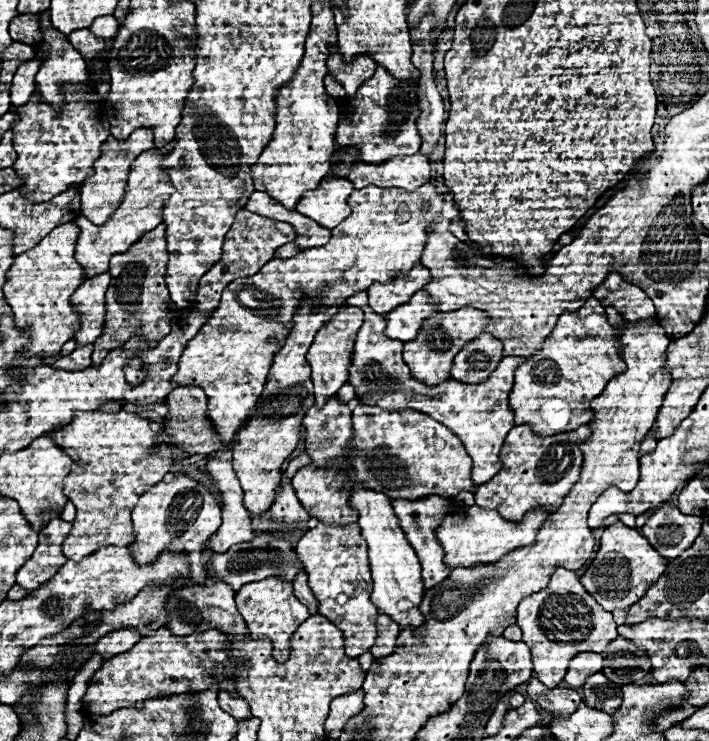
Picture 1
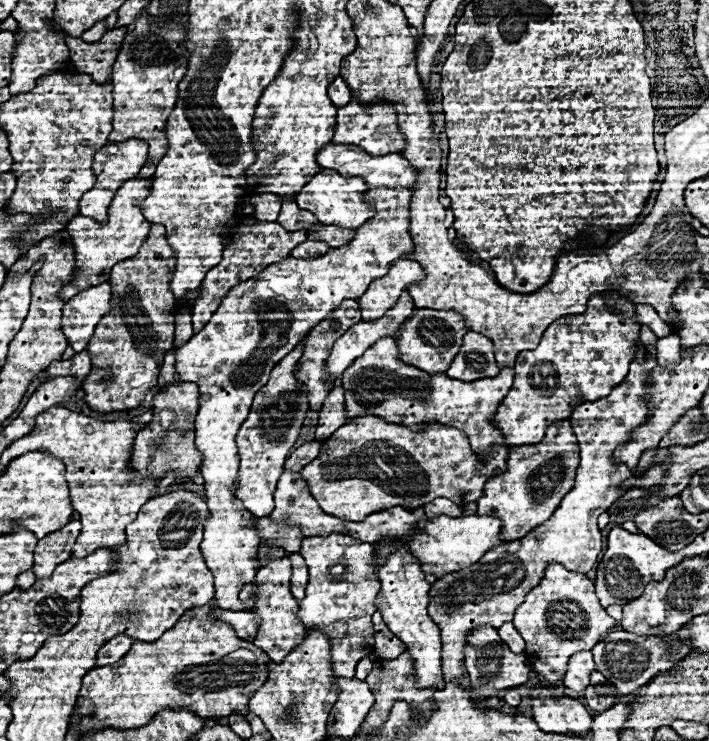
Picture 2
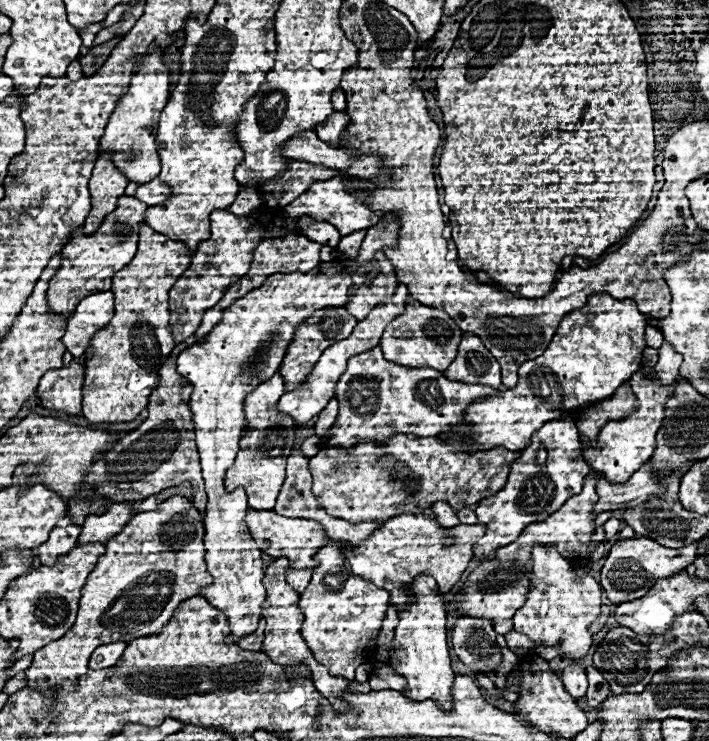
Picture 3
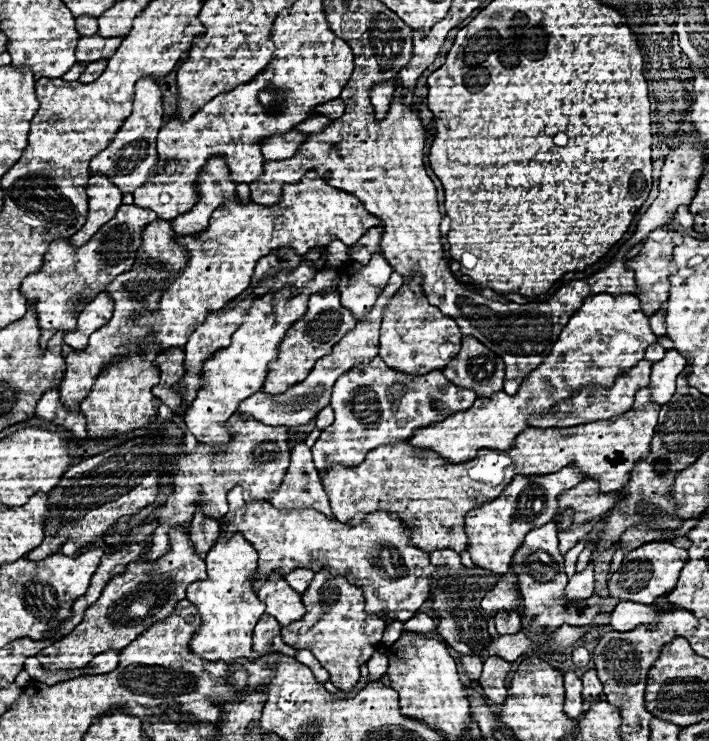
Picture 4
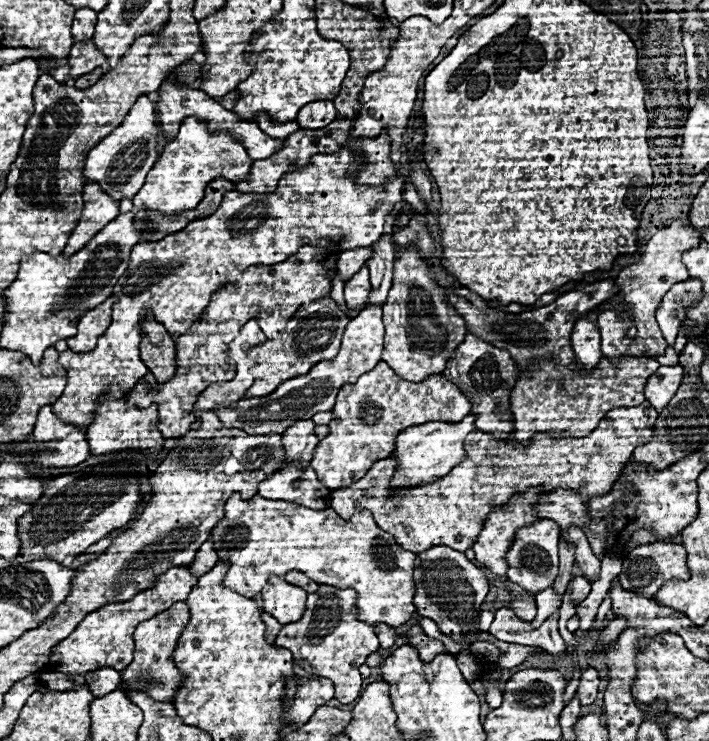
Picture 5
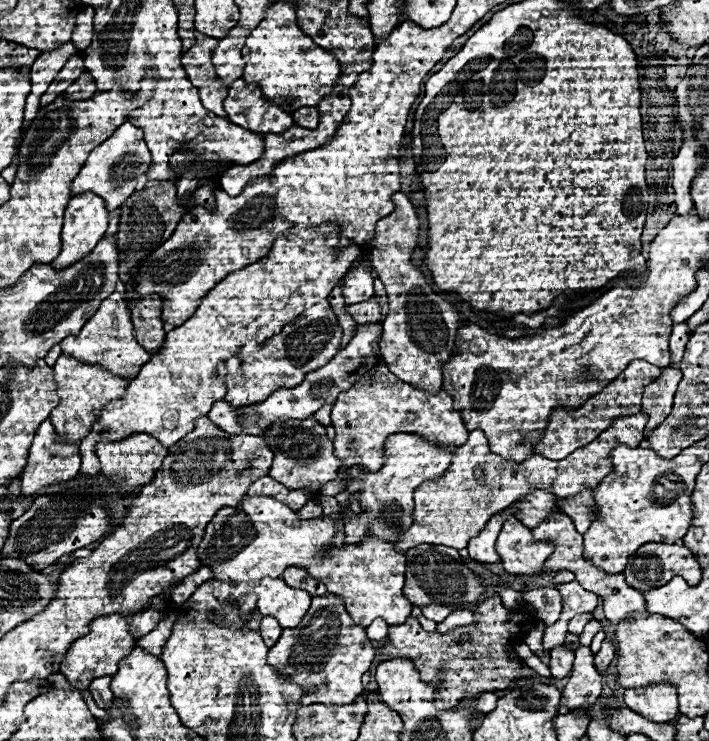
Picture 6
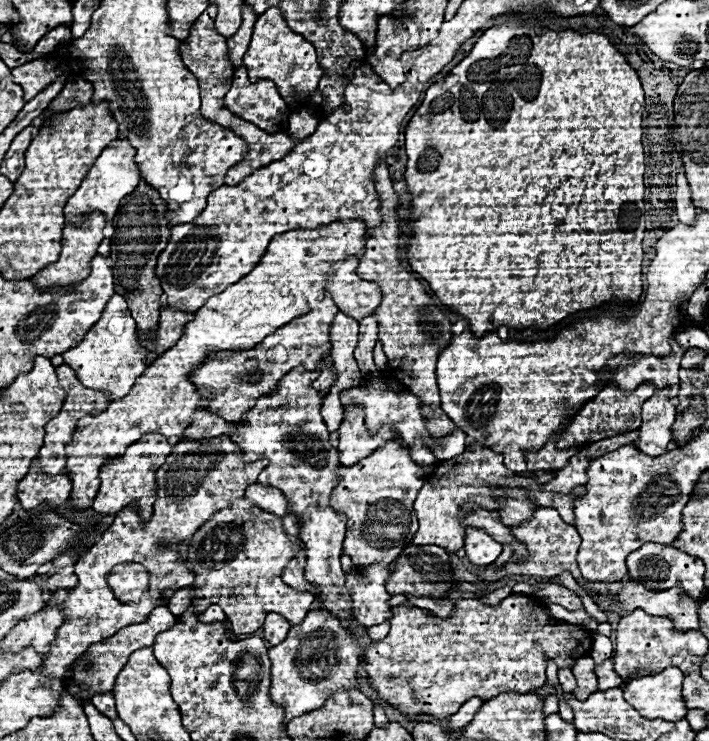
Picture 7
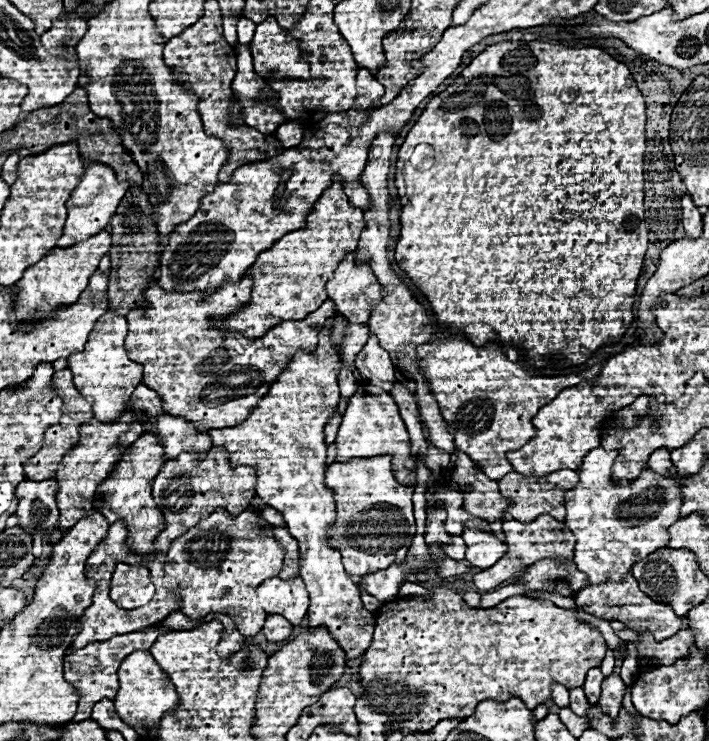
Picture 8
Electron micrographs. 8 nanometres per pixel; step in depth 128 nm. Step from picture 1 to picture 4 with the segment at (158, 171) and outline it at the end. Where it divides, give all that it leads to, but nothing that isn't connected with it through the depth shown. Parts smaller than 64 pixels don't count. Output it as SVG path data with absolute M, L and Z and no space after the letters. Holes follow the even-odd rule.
M122 204L118 208L118 214L108 220L98 234L94 234L88 244L84 246L72 246L68 238L56 238L46 252L46 264L40 272L28 276L22 282L24 296L34 302L38 324L40 324L40 346L48 342L58 330L74 330L74 328L62 328L62 314L74 312L78 314L86 302L96 298L96 294L104 292L106 286L118 276L132 268L136 250L140 246L140 232L148 222L156 220L156 214L148 208L138 208L134 204Z

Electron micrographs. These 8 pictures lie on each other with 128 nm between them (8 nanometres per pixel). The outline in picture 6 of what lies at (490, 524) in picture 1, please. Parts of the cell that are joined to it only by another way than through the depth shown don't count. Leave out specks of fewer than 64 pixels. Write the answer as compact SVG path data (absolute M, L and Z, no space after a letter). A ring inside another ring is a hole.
M250 496L238 506L224 506L216 518L206 526L206 534L198 546L198 558L202 564L208 564L214 570L214 594L220 598L224 604L236 602L242 610L242 620L250 620L250 612L256 606L256 595L254 586L258 590L260 584L268 578L278 578L286 568L296 566L312 574L318 582L324 582L328 592L340 594L346 600L346 610L352 616L354 622L360 622L360 626L370 626L372 620L384 618L388 626L398 626L404 624L404 620L410 616L412 604L404 598L402 588L404 588L404 566L406 566L406 556L396 552L392 542L380 540L378 536L364 534L358 544L344 544L342 548L336 548L334 536L338 534L336 520L332 516L320 516L320 518L310 518L310 520L300 520L298 512L290 510L284 506L280 500L270 498L270 496Z

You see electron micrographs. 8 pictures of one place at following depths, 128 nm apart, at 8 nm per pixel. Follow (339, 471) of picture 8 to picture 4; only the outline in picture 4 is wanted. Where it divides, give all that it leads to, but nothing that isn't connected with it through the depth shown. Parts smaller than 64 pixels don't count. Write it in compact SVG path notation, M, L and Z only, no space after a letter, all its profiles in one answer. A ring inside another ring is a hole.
M588 296L582 308L560 332L552 352L528 374L516 394L510 396L506 392L496 392L490 398L476 398L472 408L456 412L452 418L436 422L436 426L418 430L412 438L408 438L408 442L412 442L412 446L436 450L442 458L448 458L448 462L476 458L476 450L480 448L510 450L516 436L528 428L528 418L532 414L548 414L554 404L572 398L572 394L586 386L614 386L616 376L636 366L644 358L644 350L654 342L656 336L652 334L648 316L640 310L640 300L636 296Z

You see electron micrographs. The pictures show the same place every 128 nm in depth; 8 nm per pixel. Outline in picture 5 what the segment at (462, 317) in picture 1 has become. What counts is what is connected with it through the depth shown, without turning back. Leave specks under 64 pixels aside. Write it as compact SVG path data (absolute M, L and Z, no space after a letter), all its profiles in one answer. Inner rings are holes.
M416 250L396 252L394 280L384 308L384 354L382 360L404 380L422 382L432 374L442 374L456 346L464 342L464 320L444 302L440 286L430 278L428 266Z

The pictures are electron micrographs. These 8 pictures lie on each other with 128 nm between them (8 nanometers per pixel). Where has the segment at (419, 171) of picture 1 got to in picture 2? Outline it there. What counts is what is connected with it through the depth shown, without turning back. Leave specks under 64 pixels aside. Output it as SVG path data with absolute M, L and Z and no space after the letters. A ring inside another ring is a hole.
M332 144L332 146L326 146L324 150L320 150L320 166L336 170L344 178L360 176L368 188L372 188L372 186L412 188L416 184L418 174L420 174L416 168L410 166L410 162L402 154L388 154L384 158L372 158L370 154L366 154L358 146L350 146L350 144Z

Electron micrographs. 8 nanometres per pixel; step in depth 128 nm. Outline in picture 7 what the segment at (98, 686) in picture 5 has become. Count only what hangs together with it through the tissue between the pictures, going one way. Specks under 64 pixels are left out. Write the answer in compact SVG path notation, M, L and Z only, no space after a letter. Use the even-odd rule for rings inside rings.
M108 692L108 694L96 694L96 698L92 698L92 704L94 704L104 716L108 716L110 720L116 718L116 708L114 708L114 696L112 696L112 692Z

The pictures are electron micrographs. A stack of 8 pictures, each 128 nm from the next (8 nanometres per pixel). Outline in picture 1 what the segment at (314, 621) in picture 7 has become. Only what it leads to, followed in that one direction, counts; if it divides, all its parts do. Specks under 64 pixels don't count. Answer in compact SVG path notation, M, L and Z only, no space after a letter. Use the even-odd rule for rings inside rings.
M318 524L304 532L302 540L296 544L296 552L302 556L304 570L308 574L308 584L318 598L320 614L328 618L338 630L344 634L344 648L350 658L356 658L370 650L378 632L376 618L378 608L370 600L372 578L370 578L370 562L368 548L360 536L360 526L324 526Z

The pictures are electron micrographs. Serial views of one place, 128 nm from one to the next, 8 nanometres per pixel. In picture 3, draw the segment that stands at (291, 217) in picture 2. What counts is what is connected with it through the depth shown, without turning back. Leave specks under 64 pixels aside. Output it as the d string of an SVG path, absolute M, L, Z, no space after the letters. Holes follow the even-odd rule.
M300 216L298 218L298 232L308 234L308 238L312 238L320 244L328 244L332 248L336 248L336 242L340 240L340 232L332 224L316 222L310 216Z

